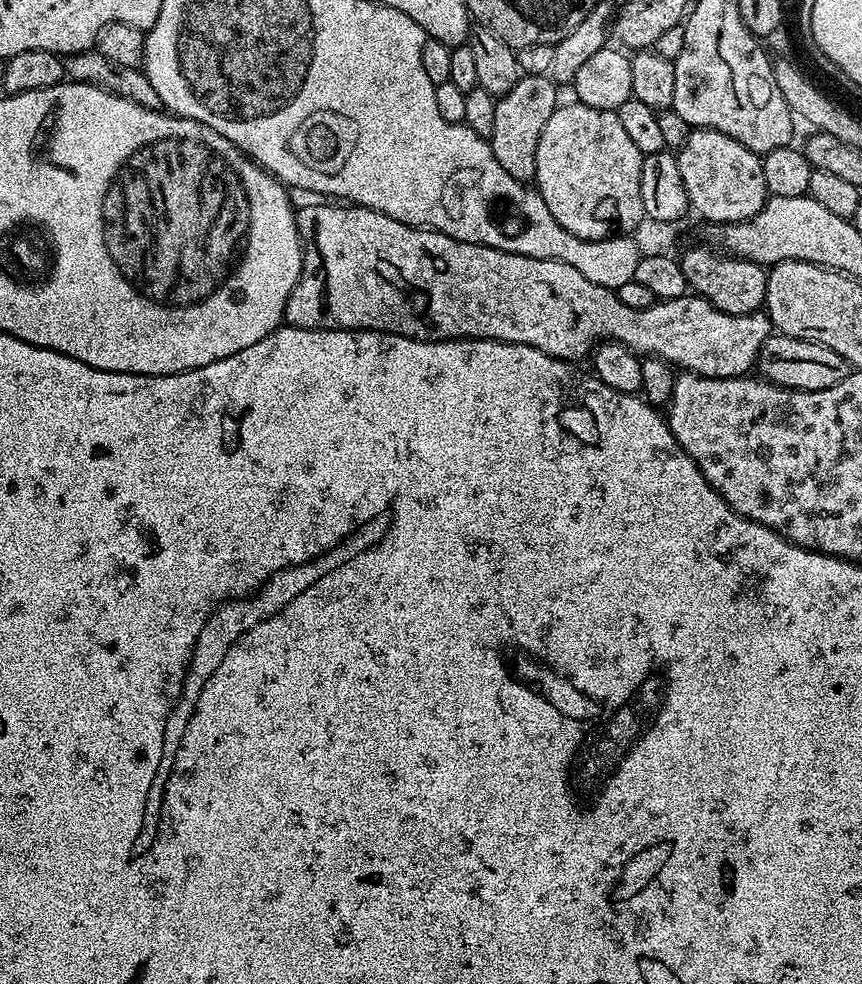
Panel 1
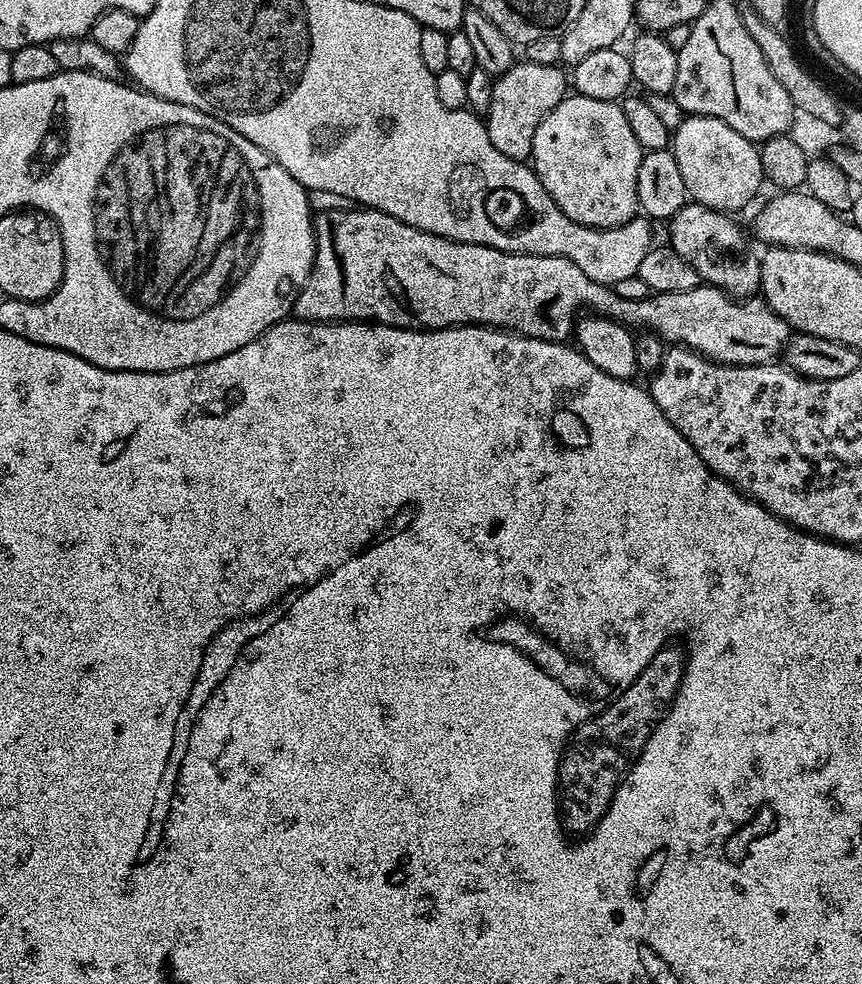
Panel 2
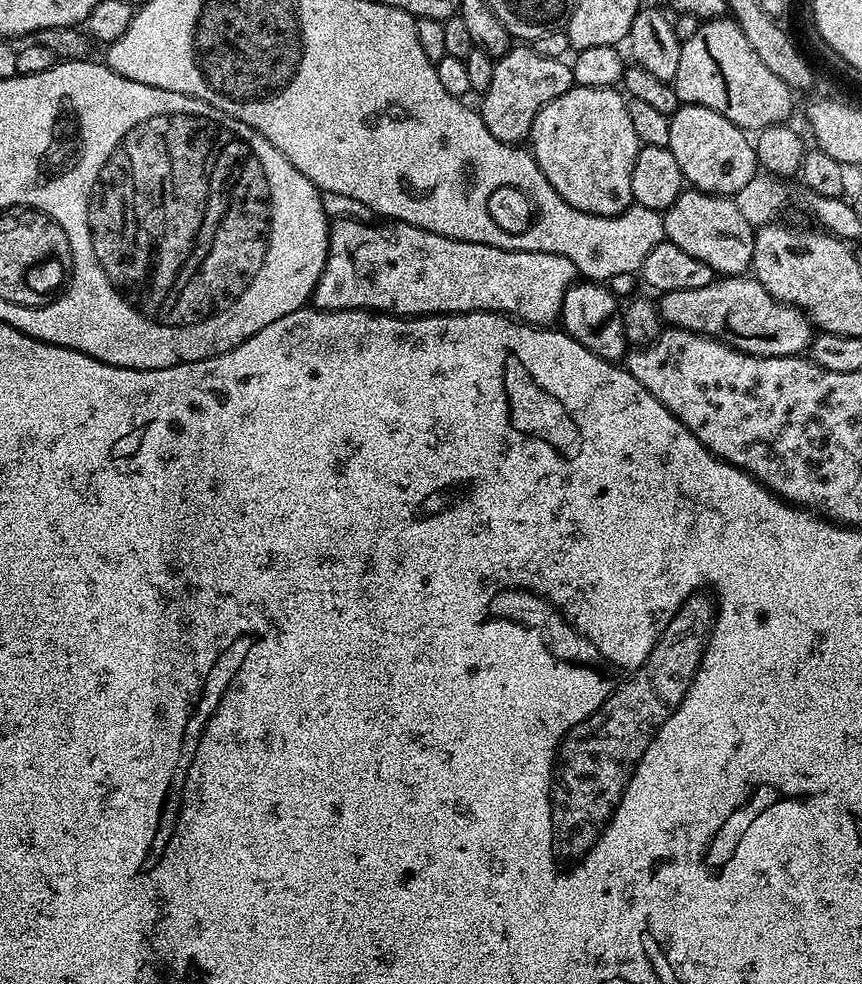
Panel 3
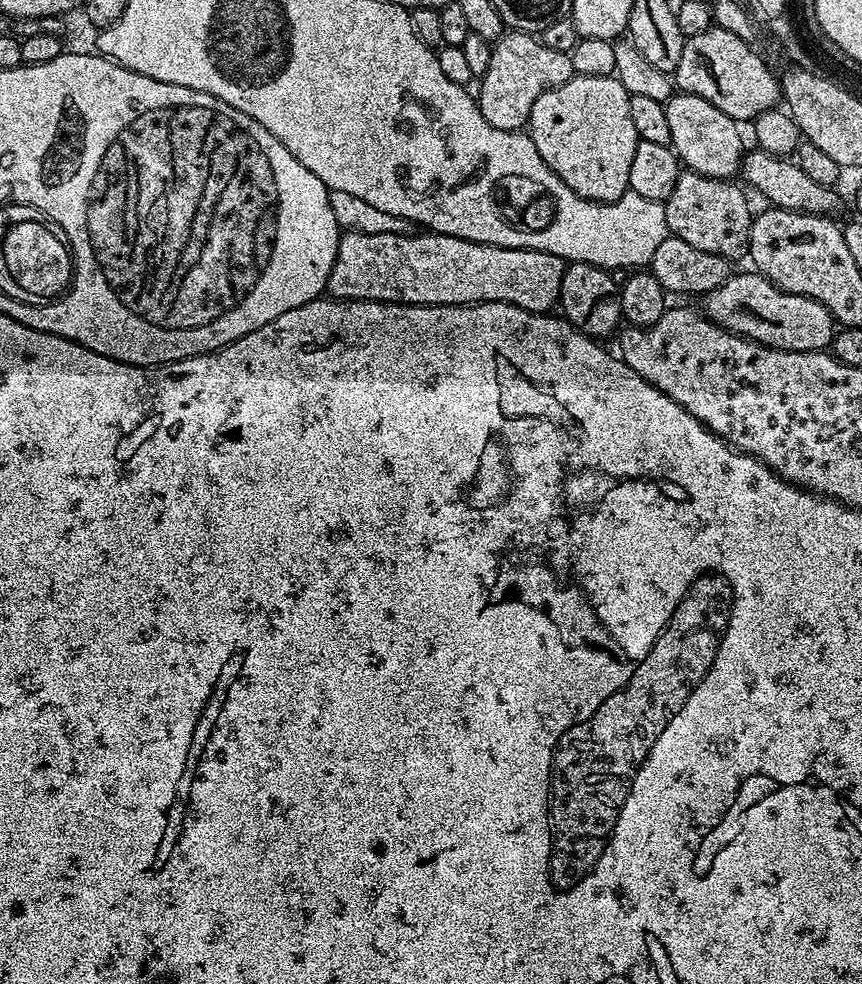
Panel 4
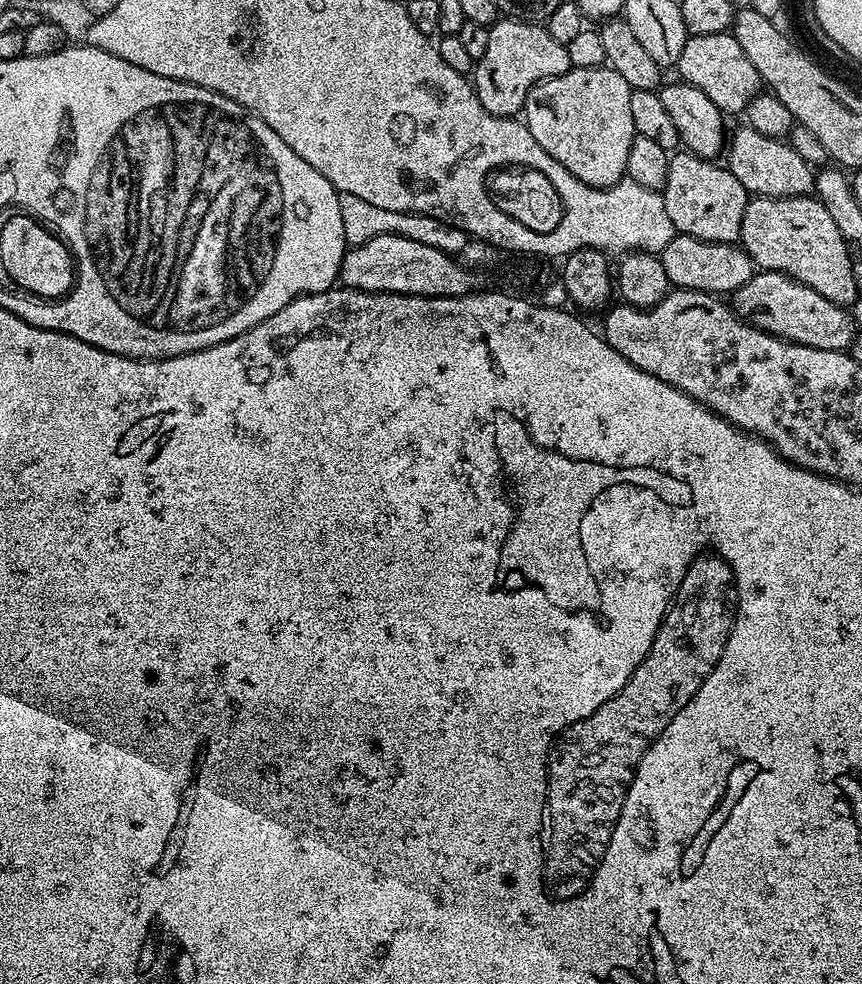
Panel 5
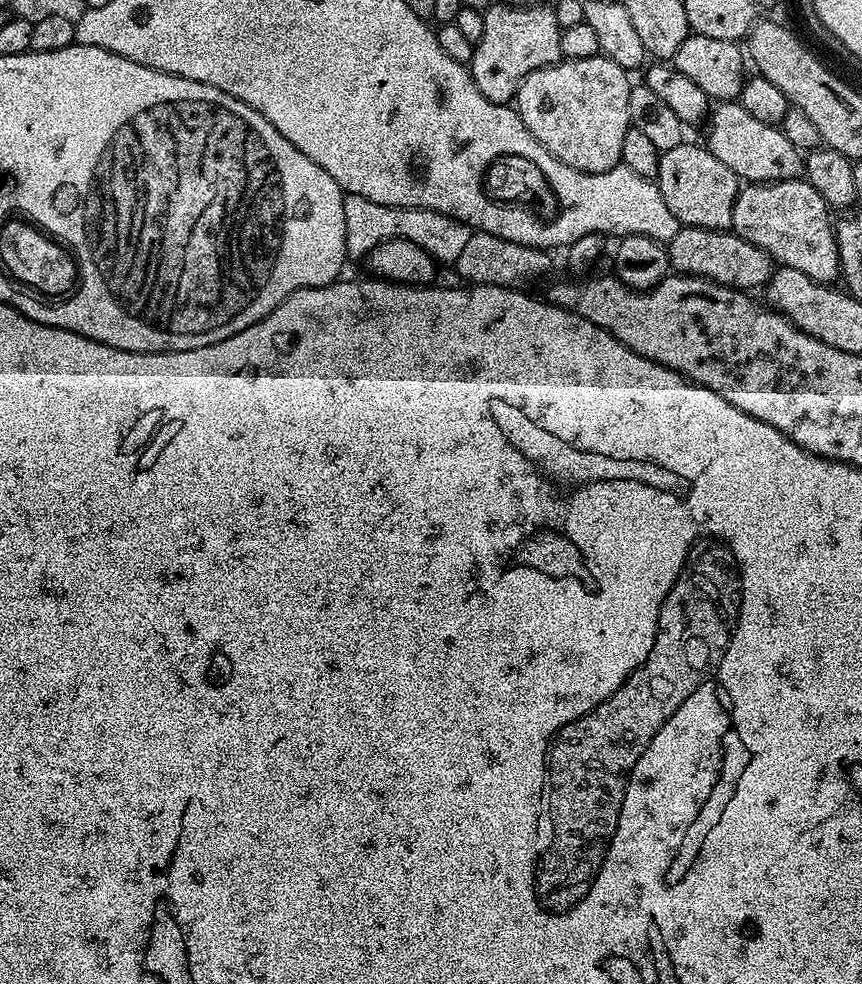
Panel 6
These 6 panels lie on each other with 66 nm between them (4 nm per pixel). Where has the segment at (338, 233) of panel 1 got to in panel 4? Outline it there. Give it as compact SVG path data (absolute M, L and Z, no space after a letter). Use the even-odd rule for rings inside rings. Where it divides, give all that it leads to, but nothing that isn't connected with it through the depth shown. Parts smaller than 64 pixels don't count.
M345 231L330 270L329 297L338 300L377 300L383 304L481 304L506 302L527 312L551 313L557 307L565 261L529 248L495 248L453 236L435 234L366 234ZM755 270L738 271L724 284L702 296L703 315L720 328L767 348L787 352L822 352L832 343L834 321L830 310L809 296L783 292Z

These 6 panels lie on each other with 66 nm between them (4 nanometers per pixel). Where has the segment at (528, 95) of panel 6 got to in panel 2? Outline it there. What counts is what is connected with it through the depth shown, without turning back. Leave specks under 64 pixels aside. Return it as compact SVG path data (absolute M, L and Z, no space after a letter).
M569 94L534 130L530 164L566 218L591 228L617 228L640 212L638 166L644 153L617 101Z

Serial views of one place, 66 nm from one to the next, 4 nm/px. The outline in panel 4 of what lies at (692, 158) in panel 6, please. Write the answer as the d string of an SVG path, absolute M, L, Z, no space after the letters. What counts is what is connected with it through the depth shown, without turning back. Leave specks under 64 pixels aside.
M684 170L674 182L674 191L670 194L670 198L663 201L663 205L669 233L682 239L687 245L706 251L707 254L724 256L731 262L736 262L740 255L743 257L747 253L754 212L753 209L748 209L748 196L736 185L736 182L710 178Z

